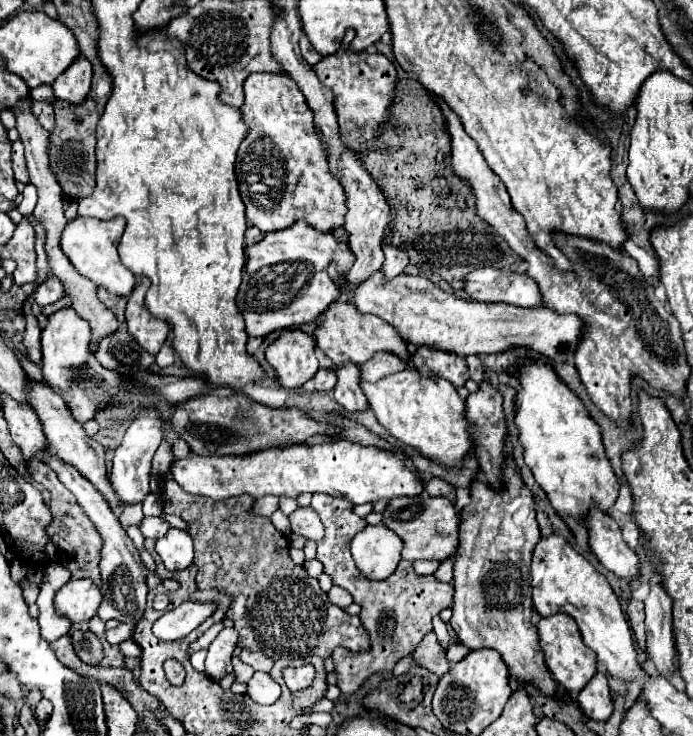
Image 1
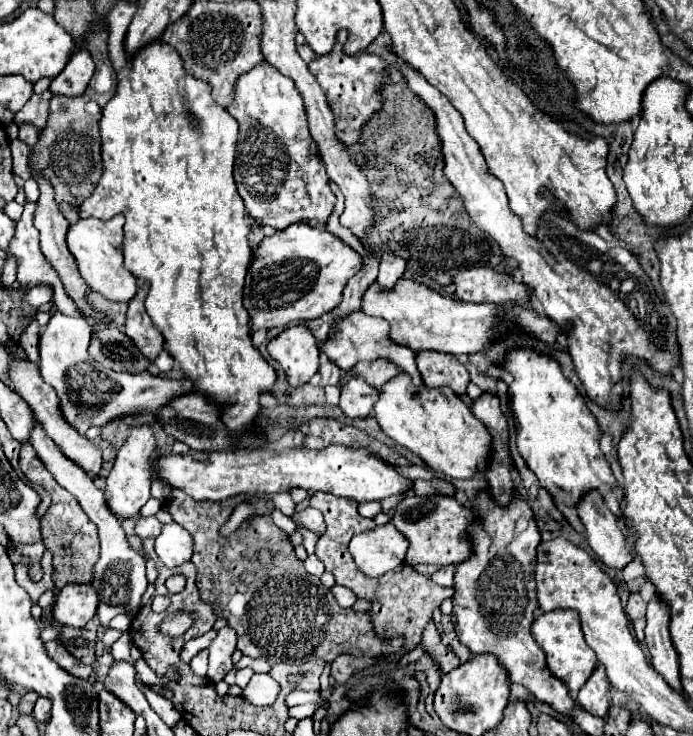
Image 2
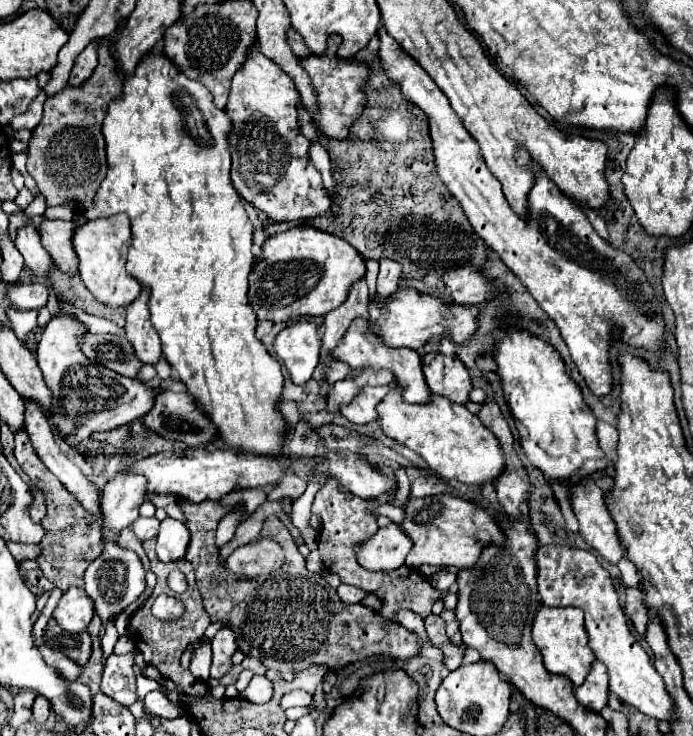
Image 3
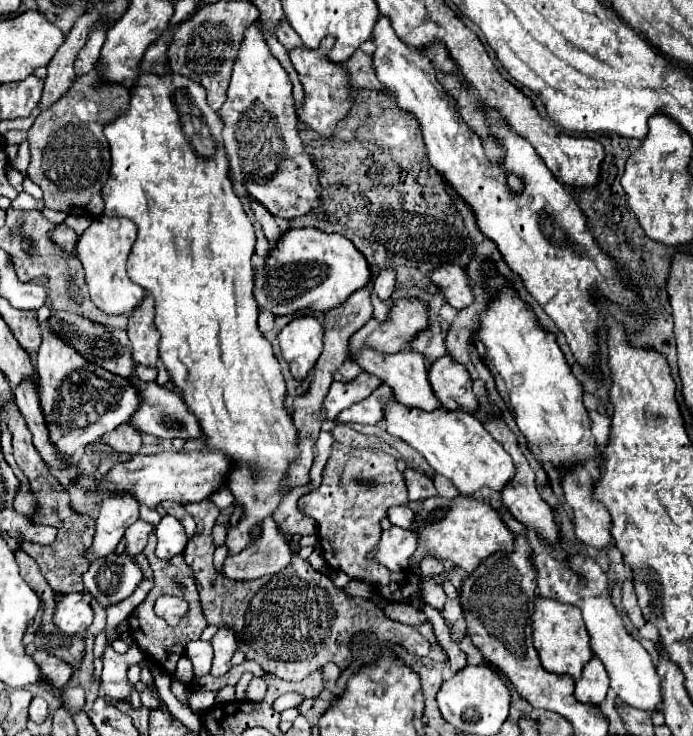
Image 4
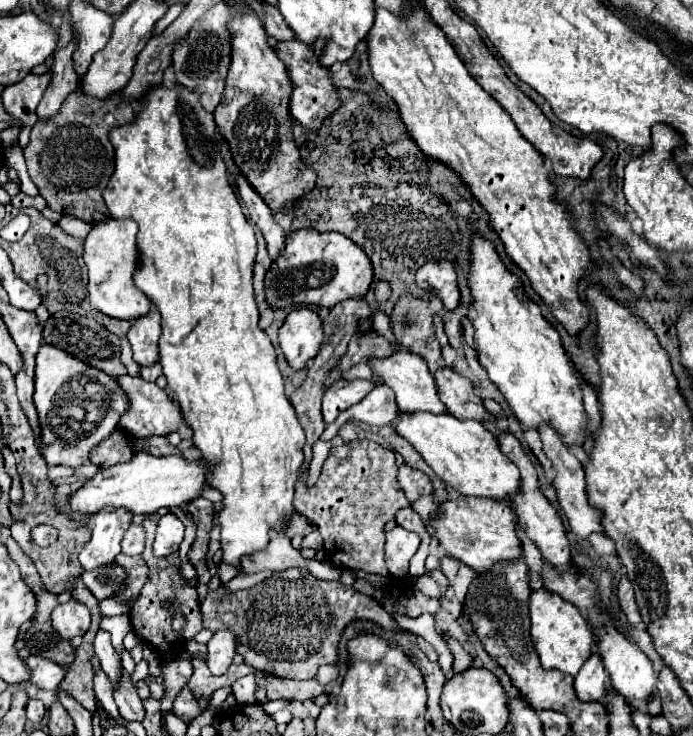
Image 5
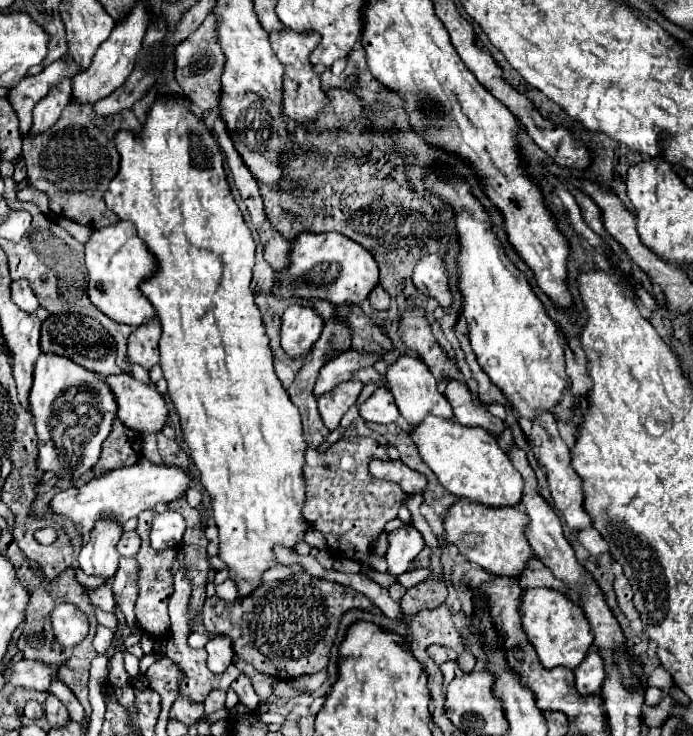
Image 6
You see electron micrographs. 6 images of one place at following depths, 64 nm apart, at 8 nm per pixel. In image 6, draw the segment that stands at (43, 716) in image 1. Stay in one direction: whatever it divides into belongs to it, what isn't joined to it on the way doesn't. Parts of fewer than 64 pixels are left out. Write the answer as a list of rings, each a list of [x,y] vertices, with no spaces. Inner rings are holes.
[[[32,700],[32,702],[28,702],[28,704],[24,706],[24,716],[26,716],[28,720],[38,720],[38,718],[44,716],[44,710],[42,710],[42,706],[40,706],[36,700]]]

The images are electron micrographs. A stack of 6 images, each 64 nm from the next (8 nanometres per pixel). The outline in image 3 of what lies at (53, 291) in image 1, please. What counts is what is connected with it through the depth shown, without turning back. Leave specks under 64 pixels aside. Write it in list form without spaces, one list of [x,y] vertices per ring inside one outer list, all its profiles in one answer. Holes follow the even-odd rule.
[[[34,282],[34,284],[10,284],[8,298],[18,310],[40,310],[48,302],[48,286]]]

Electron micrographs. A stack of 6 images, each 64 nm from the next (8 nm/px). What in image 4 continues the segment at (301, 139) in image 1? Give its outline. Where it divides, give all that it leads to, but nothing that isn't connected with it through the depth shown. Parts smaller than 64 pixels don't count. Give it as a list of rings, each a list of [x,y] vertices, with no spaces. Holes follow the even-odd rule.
[[[256,24],[246,28],[246,38],[240,46],[220,116],[234,184],[244,184],[250,198],[260,202],[272,216],[286,220],[304,216],[322,206],[318,170],[310,154],[304,154],[304,144],[296,130],[290,76],[272,56]]]

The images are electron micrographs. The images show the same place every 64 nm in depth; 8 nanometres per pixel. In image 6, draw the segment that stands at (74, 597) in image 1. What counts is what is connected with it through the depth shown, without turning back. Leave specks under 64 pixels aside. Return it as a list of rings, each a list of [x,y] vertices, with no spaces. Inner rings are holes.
[[[58,604],[52,610],[52,630],[64,648],[72,648],[88,634],[88,616],[72,604]]]

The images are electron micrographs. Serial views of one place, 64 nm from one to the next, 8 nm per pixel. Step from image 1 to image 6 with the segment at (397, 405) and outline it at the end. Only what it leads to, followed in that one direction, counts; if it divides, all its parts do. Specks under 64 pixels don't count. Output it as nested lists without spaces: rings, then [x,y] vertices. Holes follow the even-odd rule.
[[[426,416],[410,430],[410,438],[418,446],[422,460],[430,466],[440,484],[454,496],[492,508],[520,504],[524,480],[488,430],[480,430],[480,426],[462,426],[452,418]]]

